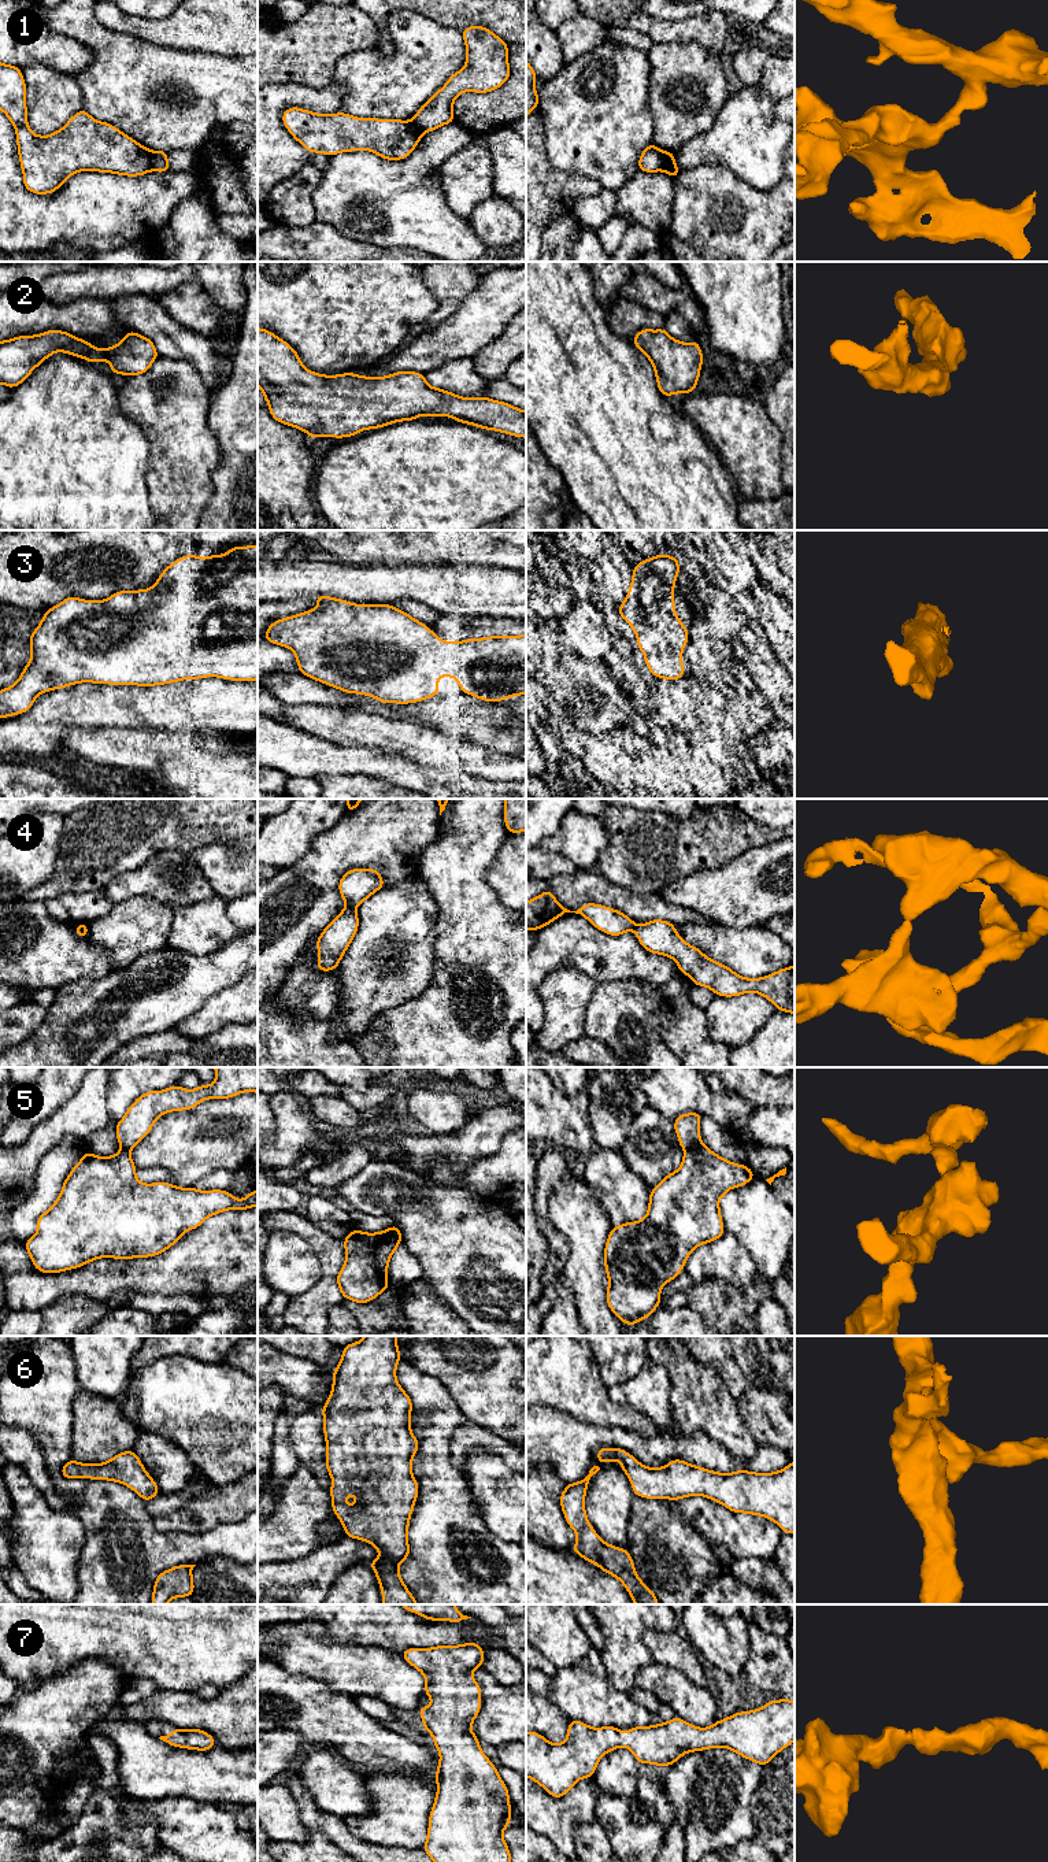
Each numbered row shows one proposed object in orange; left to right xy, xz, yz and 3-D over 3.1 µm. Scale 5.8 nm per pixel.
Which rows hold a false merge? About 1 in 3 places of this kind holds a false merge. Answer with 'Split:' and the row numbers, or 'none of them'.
Split: 1, 4, 5

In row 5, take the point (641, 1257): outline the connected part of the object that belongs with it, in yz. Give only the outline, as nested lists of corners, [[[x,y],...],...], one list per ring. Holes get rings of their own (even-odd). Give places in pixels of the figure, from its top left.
[[[703,1143],[685,1150],[682,1163],[651,1191],[648,1213],[641,1221],[614,1226],[606,1241],[604,1258],[608,1277],[607,1304],[627,1326],[648,1318],[660,1302],[660,1289],[684,1269],[688,1256],[704,1243],[712,1243],[725,1233],[719,1199],[732,1188],[738,1188],[756,1177],[748,1166],[733,1163],[716,1155]]]

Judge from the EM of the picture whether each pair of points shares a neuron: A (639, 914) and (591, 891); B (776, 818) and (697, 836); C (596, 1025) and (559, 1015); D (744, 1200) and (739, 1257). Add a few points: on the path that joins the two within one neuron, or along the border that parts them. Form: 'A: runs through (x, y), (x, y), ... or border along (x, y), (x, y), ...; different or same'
A: runs through (626, 902), (603, 892); same
B: border along (743, 813), (771, 828), (780, 829); different
C: border along (595, 992), (585, 1013), (584, 1035); different
D: border along (725, 1229), (747, 1250), (754, 1262), (755, 1272); different

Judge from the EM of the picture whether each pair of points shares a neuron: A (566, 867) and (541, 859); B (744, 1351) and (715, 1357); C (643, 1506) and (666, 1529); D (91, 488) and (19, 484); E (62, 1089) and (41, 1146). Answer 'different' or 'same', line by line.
A: same
B: different
C: same
D: same
E: different

